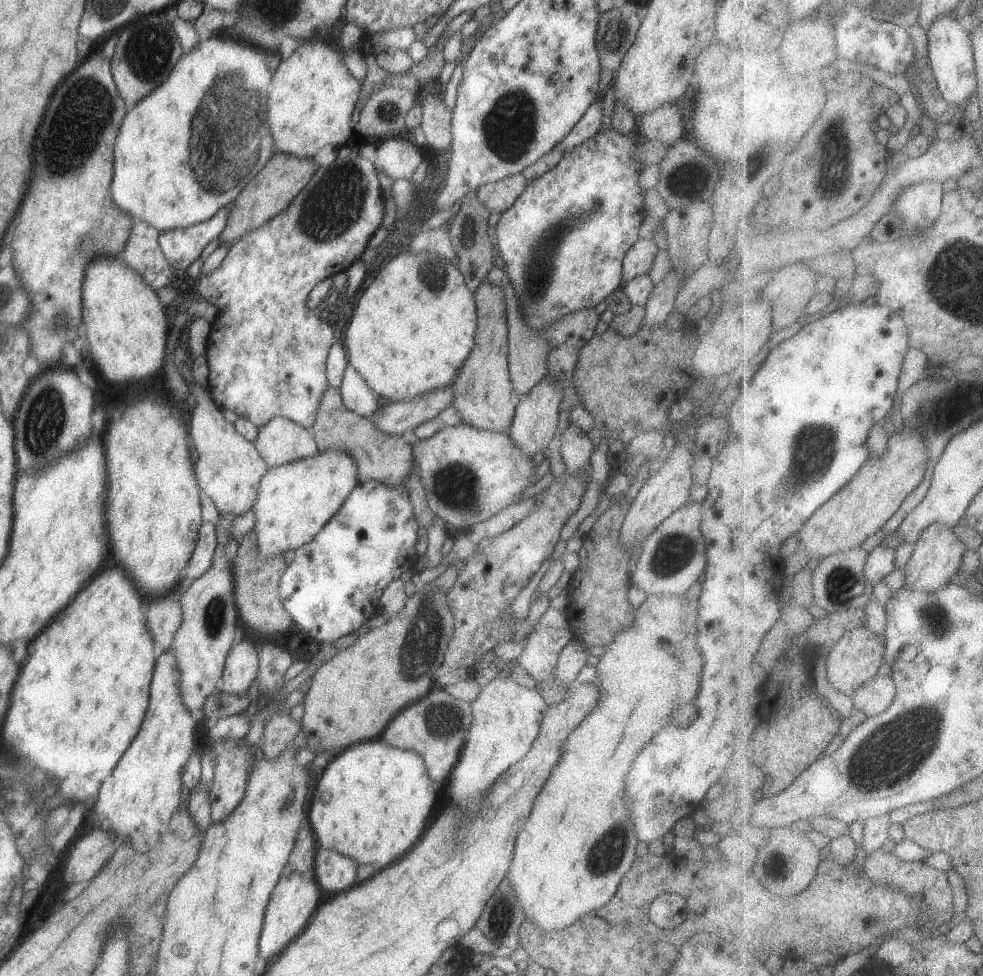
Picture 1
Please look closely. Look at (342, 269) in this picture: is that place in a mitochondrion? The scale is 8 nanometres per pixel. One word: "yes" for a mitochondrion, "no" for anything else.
no

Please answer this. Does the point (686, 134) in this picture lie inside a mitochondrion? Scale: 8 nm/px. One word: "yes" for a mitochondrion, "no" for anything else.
no

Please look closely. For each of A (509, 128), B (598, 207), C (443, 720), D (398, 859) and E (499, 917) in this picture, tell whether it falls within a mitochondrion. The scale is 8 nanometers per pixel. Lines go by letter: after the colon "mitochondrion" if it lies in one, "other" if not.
A: mitochondrion
B: mitochondrion
C: mitochondrion
D: other
E: mitochondrion

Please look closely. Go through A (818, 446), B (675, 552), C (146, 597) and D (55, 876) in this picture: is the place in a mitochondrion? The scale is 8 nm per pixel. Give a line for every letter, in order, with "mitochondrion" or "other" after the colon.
A: mitochondrion
B: mitochondrion
C: other
D: other

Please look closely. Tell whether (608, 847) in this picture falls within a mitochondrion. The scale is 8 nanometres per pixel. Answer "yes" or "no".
yes

